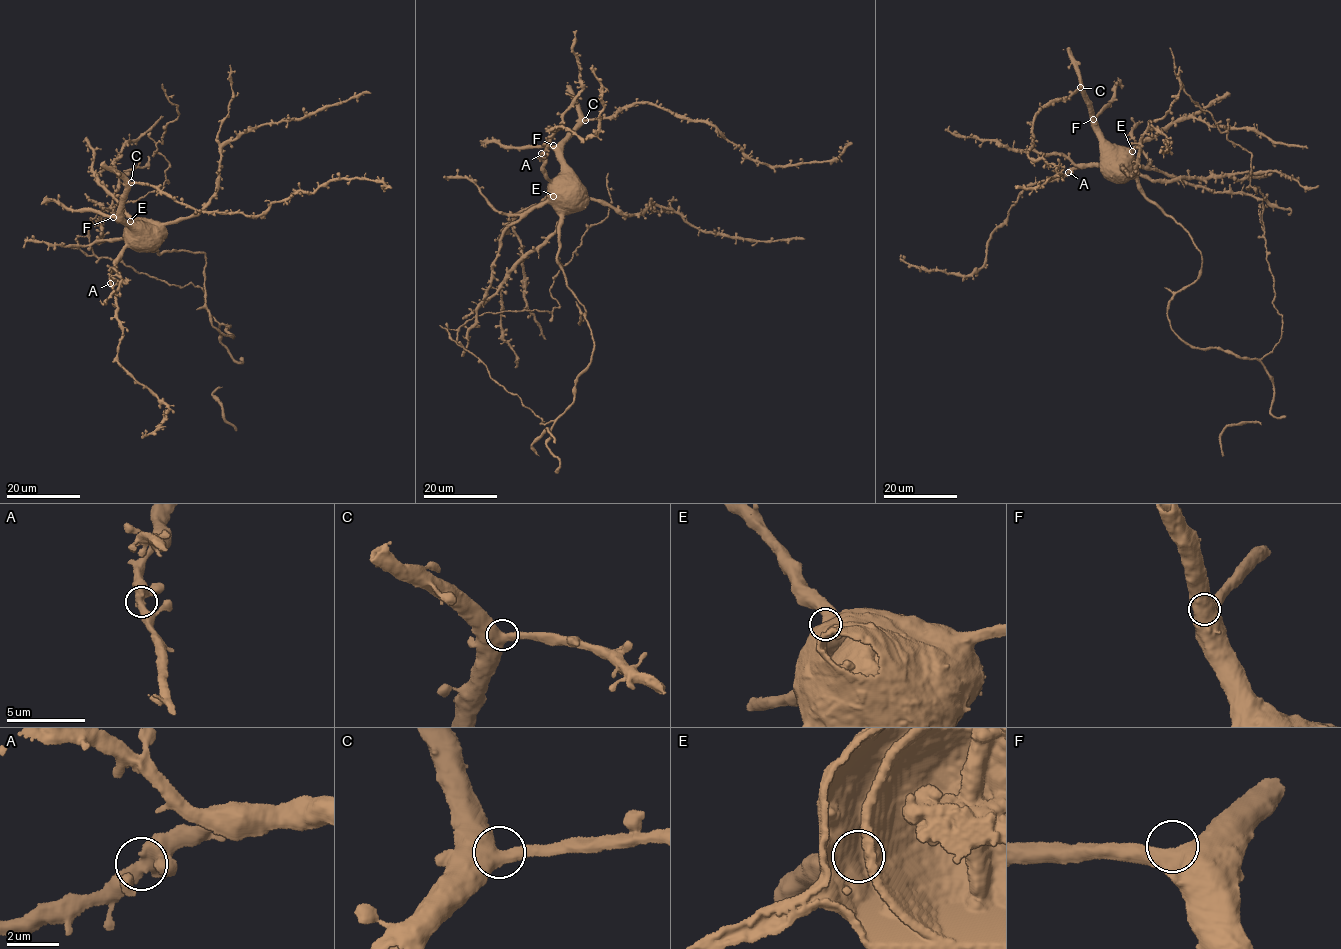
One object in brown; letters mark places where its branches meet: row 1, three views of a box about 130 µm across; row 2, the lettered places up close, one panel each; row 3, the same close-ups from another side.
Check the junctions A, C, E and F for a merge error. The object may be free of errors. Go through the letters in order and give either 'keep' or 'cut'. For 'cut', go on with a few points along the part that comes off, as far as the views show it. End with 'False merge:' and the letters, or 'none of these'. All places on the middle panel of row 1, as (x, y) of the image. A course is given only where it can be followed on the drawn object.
A: keep
C: keep
E: keep
F: keep
False merge: none of these

